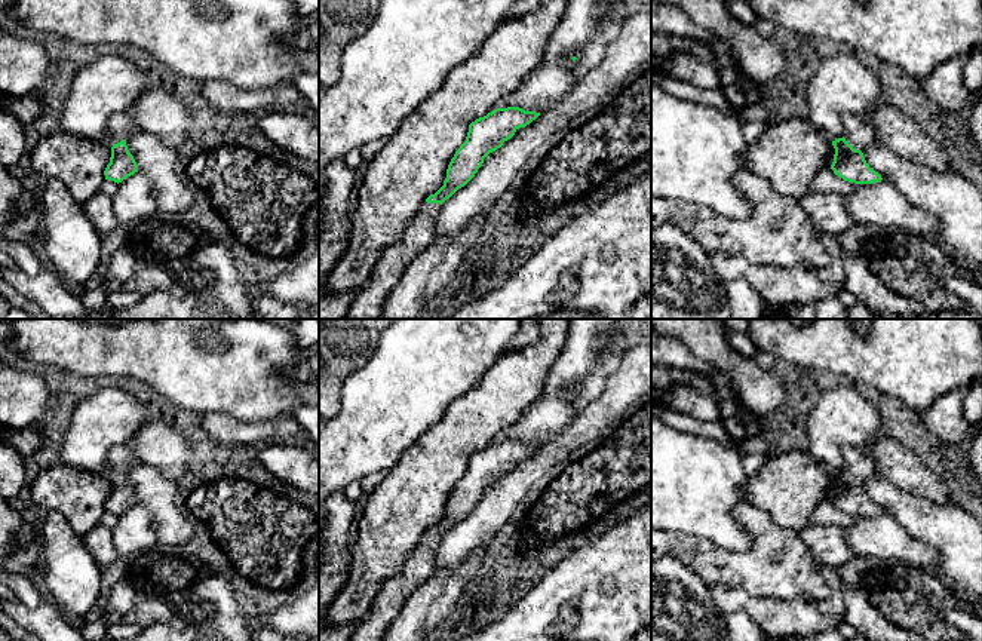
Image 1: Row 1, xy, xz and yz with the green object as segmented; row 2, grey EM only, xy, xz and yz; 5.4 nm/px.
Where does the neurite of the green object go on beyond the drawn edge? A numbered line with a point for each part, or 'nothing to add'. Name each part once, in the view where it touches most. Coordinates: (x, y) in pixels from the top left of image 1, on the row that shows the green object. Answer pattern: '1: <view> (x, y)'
1: yz (858, 131)

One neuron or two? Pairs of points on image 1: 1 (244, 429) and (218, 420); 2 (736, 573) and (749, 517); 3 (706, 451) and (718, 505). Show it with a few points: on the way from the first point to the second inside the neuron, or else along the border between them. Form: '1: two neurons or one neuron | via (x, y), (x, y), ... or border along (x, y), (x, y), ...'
1: one neuron | via (238, 429), (227, 429), (224, 426)
2: one neuron | via (749, 560), (758, 551), (758, 530)
3: one neuron | via (706, 465), (706, 491)

